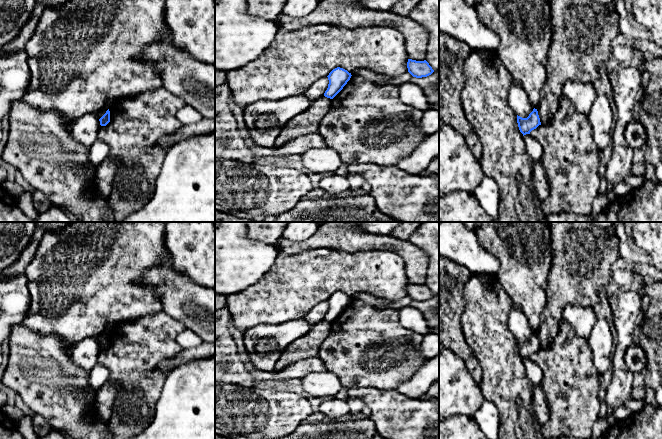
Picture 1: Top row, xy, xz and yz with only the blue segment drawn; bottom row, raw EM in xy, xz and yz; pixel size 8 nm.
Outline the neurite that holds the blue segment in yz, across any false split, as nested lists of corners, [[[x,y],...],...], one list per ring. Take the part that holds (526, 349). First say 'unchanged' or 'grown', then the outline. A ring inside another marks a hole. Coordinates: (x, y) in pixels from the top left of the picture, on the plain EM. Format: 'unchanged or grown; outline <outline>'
unchanged; outline [[[534,332],[527,342],[522,342],[517,339],[517,347],[523,360],[530,358],[532,354],[541,349],[537,333]]]

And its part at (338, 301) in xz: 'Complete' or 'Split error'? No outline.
Complete

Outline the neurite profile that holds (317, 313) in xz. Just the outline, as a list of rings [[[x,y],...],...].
[[[322,301],[315,305],[303,319],[311,325],[316,325],[324,320],[324,317],[328,312],[328,308],[328,301]]]

